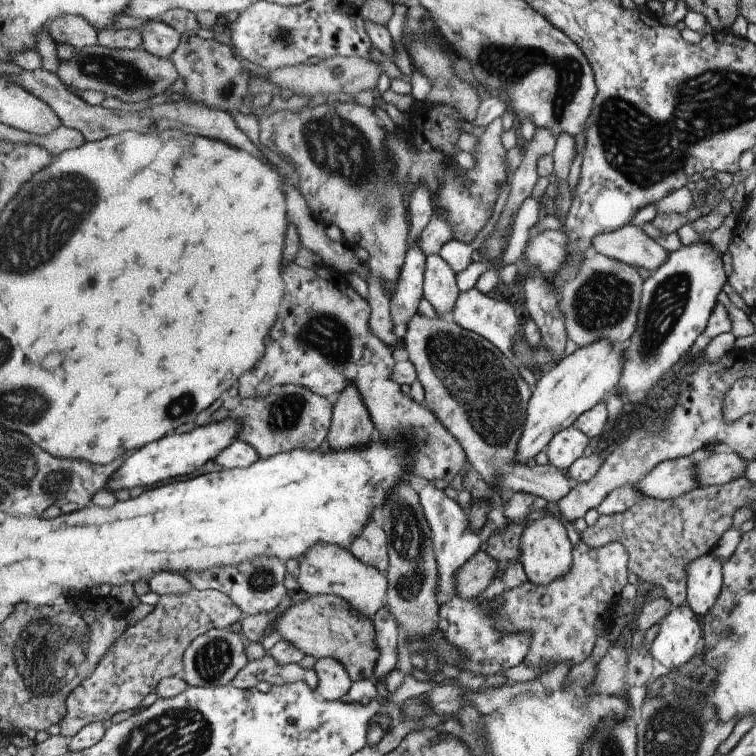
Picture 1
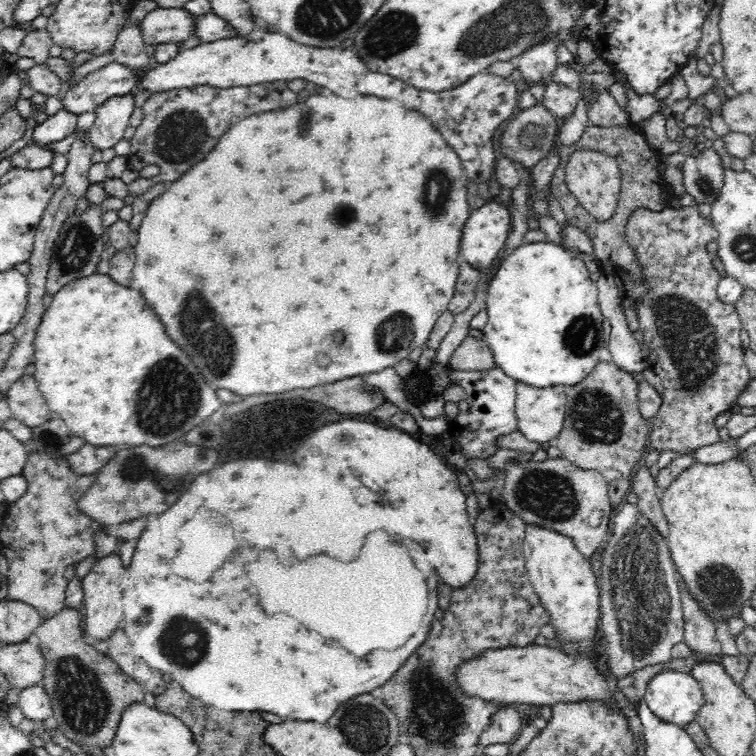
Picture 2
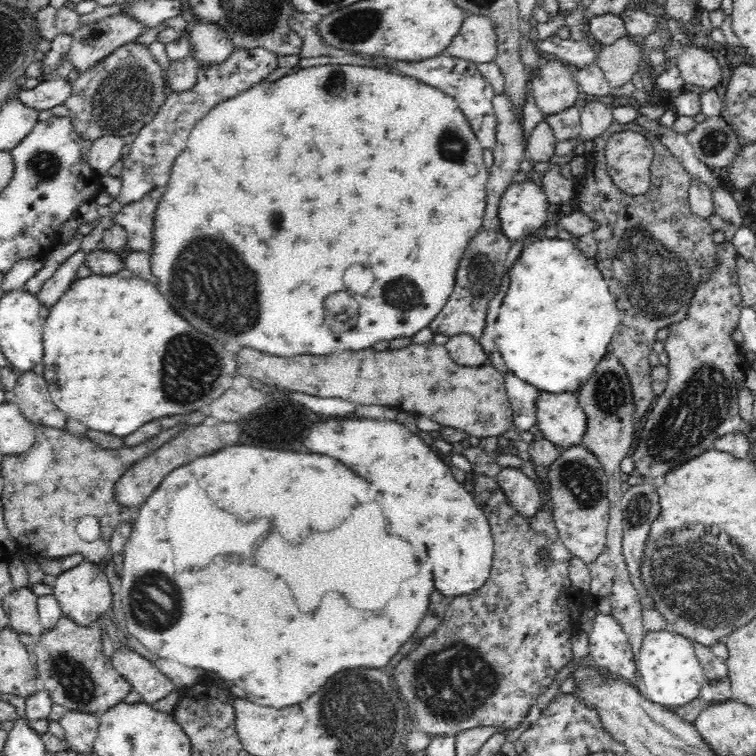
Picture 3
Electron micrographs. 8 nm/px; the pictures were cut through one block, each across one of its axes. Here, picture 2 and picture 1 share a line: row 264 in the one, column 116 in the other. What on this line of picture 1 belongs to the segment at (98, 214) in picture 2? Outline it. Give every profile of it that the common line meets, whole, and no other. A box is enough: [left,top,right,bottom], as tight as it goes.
[57,44,181,102]

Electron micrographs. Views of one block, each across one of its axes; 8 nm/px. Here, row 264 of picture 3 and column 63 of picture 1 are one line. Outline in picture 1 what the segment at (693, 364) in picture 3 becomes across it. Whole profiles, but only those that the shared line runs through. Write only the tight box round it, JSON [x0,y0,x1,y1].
[59,588,243,740]

